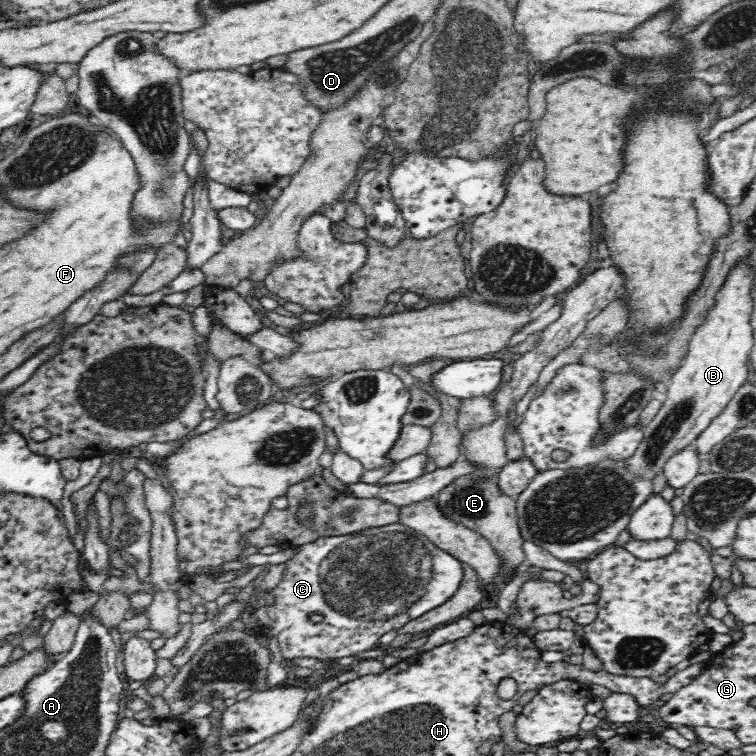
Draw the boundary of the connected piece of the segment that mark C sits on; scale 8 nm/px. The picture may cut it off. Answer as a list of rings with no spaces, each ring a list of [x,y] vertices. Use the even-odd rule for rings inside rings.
[[[400,522],[392,523],[383,527],[367,528],[364,531],[358,531],[349,535],[342,536],[324,536],[318,535],[313,541],[308,544],[303,544],[293,554],[292,558],[286,560],[283,563],[283,573],[281,574],[278,584],[268,592],[272,596],[272,602],[270,604],[258,603],[258,608],[253,609],[256,615],[256,620],[260,629],[257,634],[262,634],[266,638],[274,638],[278,648],[280,648],[281,658],[318,658],[321,661],[338,660],[344,658],[344,656],[358,656],[362,652],[370,649],[375,649],[380,645],[378,639],[386,632],[390,630],[396,630],[396,628],[402,628],[406,623],[411,620],[417,619],[419,616],[425,615],[426,612],[438,608],[441,604],[444,604],[447,600],[452,598],[452,595],[460,588],[463,579],[463,564],[456,560],[450,553],[444,552],[442,549],[434,546],[421,532],[408,528],[402,525]],[[310,612],[322,612],[325,614],[325,620],[319,624],[313,624],[308,621],[308,614]]]

